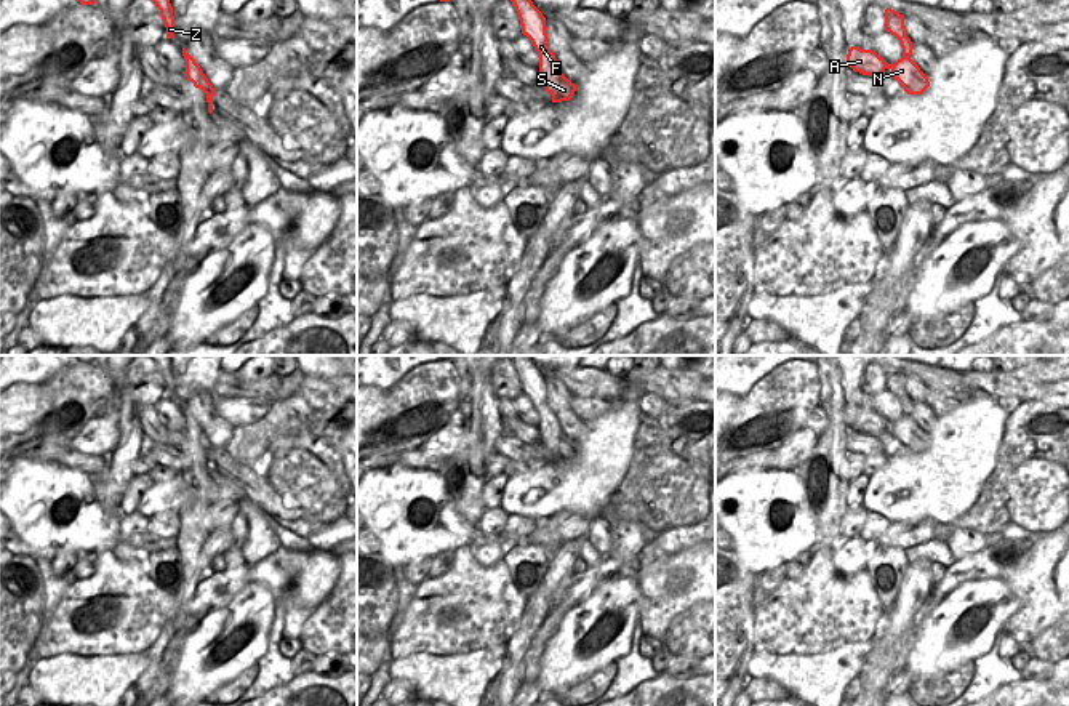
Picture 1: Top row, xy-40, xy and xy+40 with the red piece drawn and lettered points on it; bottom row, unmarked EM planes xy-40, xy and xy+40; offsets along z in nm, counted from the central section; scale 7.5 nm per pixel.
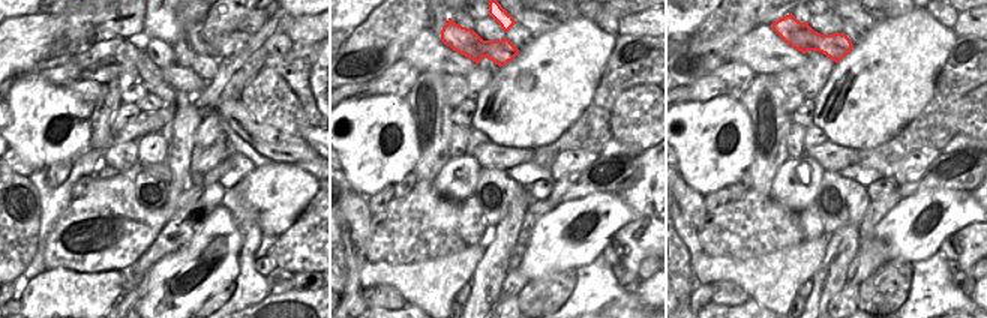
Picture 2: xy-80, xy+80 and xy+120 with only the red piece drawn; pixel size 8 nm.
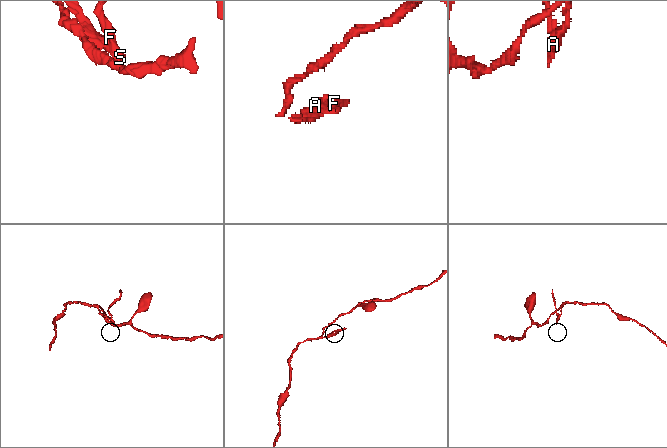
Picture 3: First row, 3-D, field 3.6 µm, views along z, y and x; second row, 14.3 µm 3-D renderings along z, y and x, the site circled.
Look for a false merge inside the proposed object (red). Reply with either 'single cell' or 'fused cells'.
fused cells

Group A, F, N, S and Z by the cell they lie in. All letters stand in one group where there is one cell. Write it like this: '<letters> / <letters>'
A N S / F Z

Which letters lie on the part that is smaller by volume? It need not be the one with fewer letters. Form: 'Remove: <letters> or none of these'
Remove: F, Z

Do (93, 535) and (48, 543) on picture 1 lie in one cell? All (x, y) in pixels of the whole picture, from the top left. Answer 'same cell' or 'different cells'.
same cell

